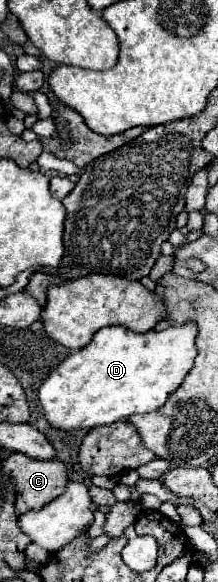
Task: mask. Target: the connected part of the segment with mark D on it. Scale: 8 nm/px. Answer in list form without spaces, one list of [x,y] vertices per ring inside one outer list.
[[[173,325],[165,331],[133,333],[127,327],[103,327],[81,351],[65,357],[39,387],[39,407],[55,429],[91,429],[123,421],[133,413],[159,409],[193,367],[197,327]]]

